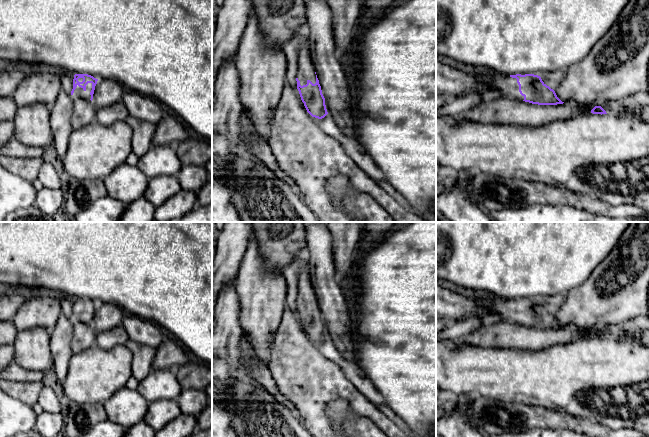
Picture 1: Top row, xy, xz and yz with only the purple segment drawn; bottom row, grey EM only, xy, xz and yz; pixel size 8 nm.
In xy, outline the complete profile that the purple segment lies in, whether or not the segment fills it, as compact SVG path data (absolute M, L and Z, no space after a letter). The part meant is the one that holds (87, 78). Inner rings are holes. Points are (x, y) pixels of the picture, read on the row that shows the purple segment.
M75 74L71 95L92 101L97 81L98 79L88 74Z

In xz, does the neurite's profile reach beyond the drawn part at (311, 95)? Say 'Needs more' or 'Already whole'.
Needs more

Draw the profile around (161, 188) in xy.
M157 176L149 179L143 195L155 208L182 190L177 176Z

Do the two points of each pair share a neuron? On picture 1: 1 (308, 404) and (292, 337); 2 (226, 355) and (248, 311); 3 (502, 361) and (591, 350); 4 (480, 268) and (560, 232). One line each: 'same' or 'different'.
1: same
2: different
3: same
4: same

